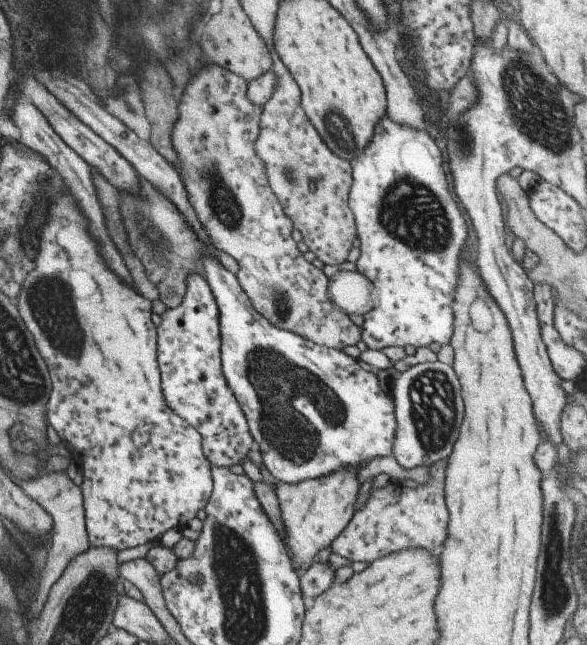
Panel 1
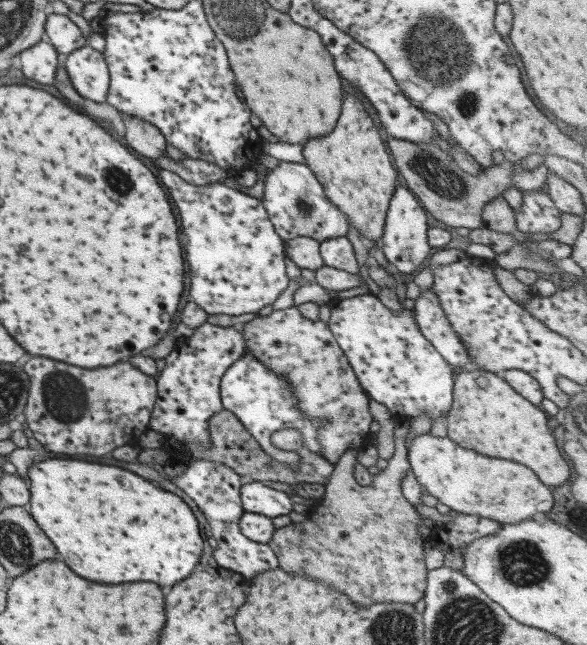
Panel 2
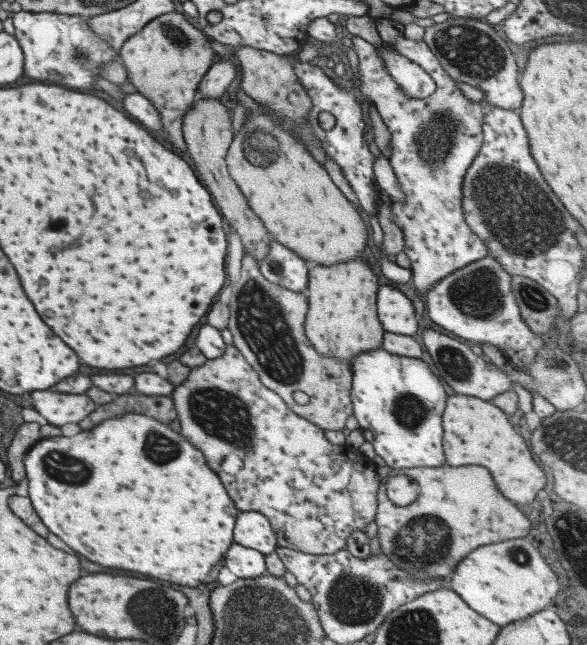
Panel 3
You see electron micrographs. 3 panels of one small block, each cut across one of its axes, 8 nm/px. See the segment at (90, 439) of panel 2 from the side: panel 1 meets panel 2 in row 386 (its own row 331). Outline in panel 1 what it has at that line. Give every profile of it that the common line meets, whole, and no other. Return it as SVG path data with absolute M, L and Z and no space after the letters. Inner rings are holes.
M47 186L45 194L49 198L49 222L39 230L35 268L21 284L17 310L37 342L37 353L51 376L47 422L71 446L71 458L81 462L84 526L89 545L121 551L159 540L169 529L185 528L209 500L210 463L203 455L201 436L163 400L150 301L133 292L105 266L97 242L87 232L87 220L75 206L69 190L51 192L51 186Z

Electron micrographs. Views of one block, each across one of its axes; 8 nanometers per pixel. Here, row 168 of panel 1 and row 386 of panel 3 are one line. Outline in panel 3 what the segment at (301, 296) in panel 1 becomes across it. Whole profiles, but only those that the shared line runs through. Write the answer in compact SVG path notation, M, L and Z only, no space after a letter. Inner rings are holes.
M233 344L224 345L225 350L222 356L215 359L207 359L203 364L193 367L187 375L187 378L180 382L181 384L173 388L170 394L175 410L176 419L179 421L179 433L187 438L187 442L205 456L207 466L219 476L223 482L229 498L233 500L235 508L247 512L249 510L259 512L265 516L270 524L273 534L276 536L276 546L285 547L299 552L306 552L314 555L328 555L340 551L345 547L345 539L352 530L365 527L369 522L374 520L376 513L376 496L380 482L376 477L376 468L372 462L355 447L349 445L331 444L324 437L324 430L311 424L308 420L297 416L284 402L283 399L275 392L265 388L256 372L247 364L247 361L234 348Z

